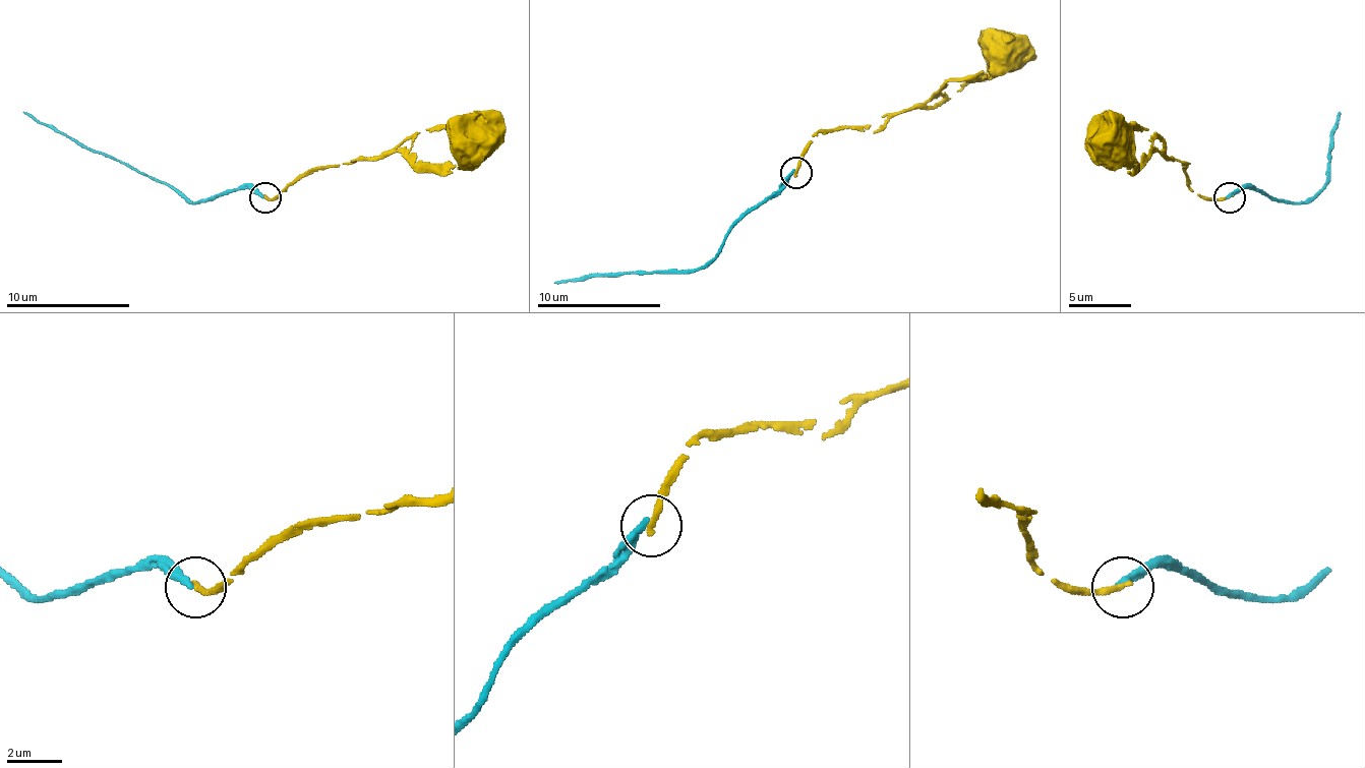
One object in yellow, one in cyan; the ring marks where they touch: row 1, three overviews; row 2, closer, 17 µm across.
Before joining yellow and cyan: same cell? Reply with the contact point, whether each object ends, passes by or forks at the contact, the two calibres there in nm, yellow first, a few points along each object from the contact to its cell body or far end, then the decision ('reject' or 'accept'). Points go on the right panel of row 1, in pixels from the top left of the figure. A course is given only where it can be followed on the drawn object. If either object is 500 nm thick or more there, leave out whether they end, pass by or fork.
(1230, 197) | yellow ends | cyan ends | 240/260 nm | yellow via (1229, 196), (1203, 199), (1188, 184), (1182, 163), (1147, 153), (1135, 166), (1111, 143) | cyan via (1229, 196), (1253, 187), (1291, 202), (1306, 202), (1327, 181), (1330, 131), (1341, 113) | reject

